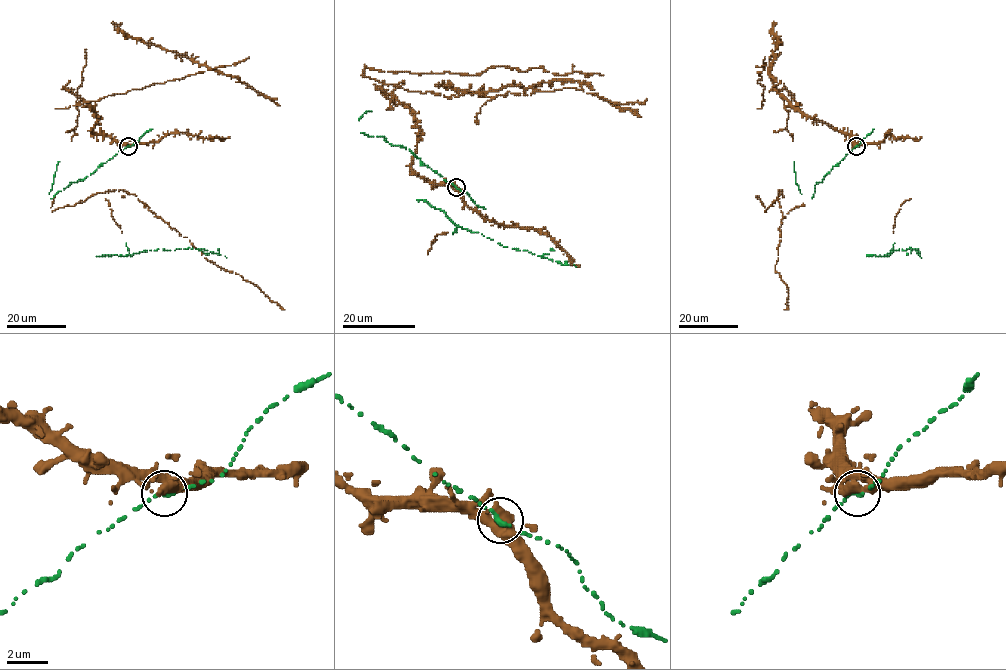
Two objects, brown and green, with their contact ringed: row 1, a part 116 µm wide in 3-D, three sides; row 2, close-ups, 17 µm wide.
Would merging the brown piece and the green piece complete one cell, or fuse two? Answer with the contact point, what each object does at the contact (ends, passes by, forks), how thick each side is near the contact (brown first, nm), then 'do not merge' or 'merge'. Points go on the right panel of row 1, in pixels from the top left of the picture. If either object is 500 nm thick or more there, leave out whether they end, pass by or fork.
(856, 146) | 500/220 nm | merge

